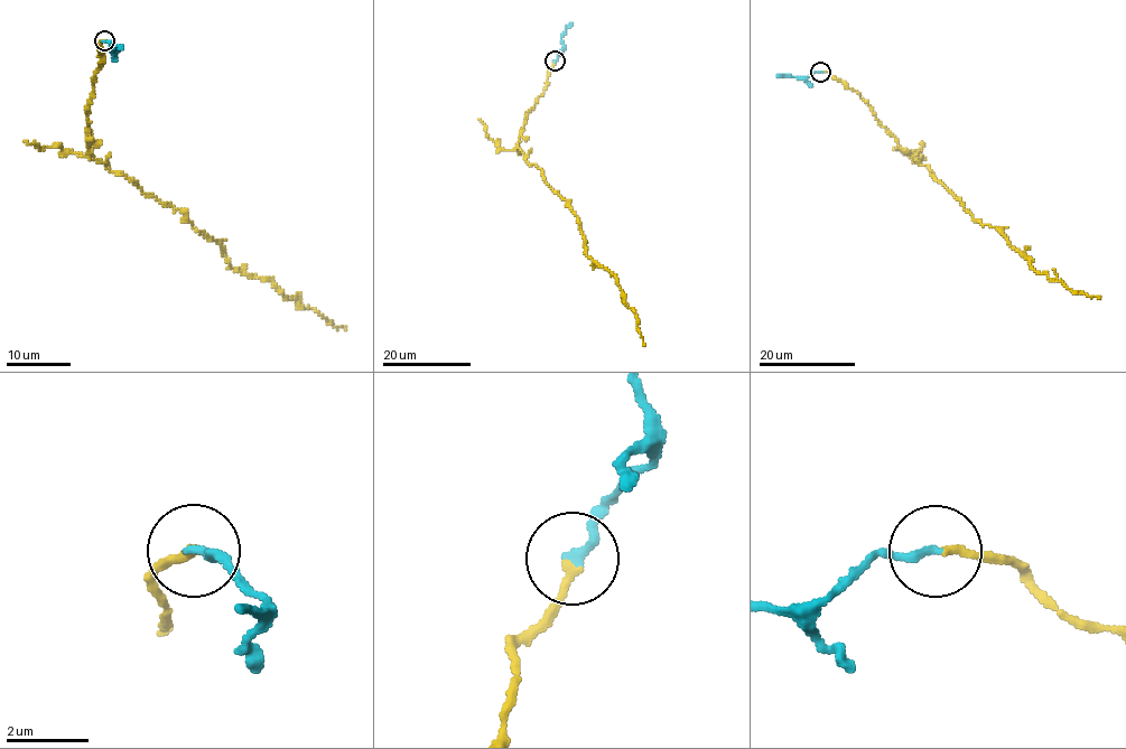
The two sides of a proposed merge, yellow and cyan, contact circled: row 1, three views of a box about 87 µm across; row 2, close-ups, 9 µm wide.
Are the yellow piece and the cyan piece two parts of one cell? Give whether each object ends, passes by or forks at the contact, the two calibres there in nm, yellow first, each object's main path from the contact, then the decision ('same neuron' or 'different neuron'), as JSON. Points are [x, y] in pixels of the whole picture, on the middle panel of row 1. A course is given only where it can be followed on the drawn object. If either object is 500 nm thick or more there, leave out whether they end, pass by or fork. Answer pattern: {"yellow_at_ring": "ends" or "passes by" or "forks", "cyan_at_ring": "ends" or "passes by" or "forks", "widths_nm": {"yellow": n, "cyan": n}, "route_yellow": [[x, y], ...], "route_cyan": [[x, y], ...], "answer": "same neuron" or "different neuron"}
{"yellow_at_ring": "ends", "cyan_at_ring": "ends", "widths_nm": {"yellow": 200, "cyan": 240}, "route_yellow": [[555, 61], [526, 114], [518, 147], [568, 203], [587, 255], [616, 278], [645, 345]], "route_cyan": [[555, 61], [564, 49], [561, 37], [571, 24]], "answer": "same neuron"}

